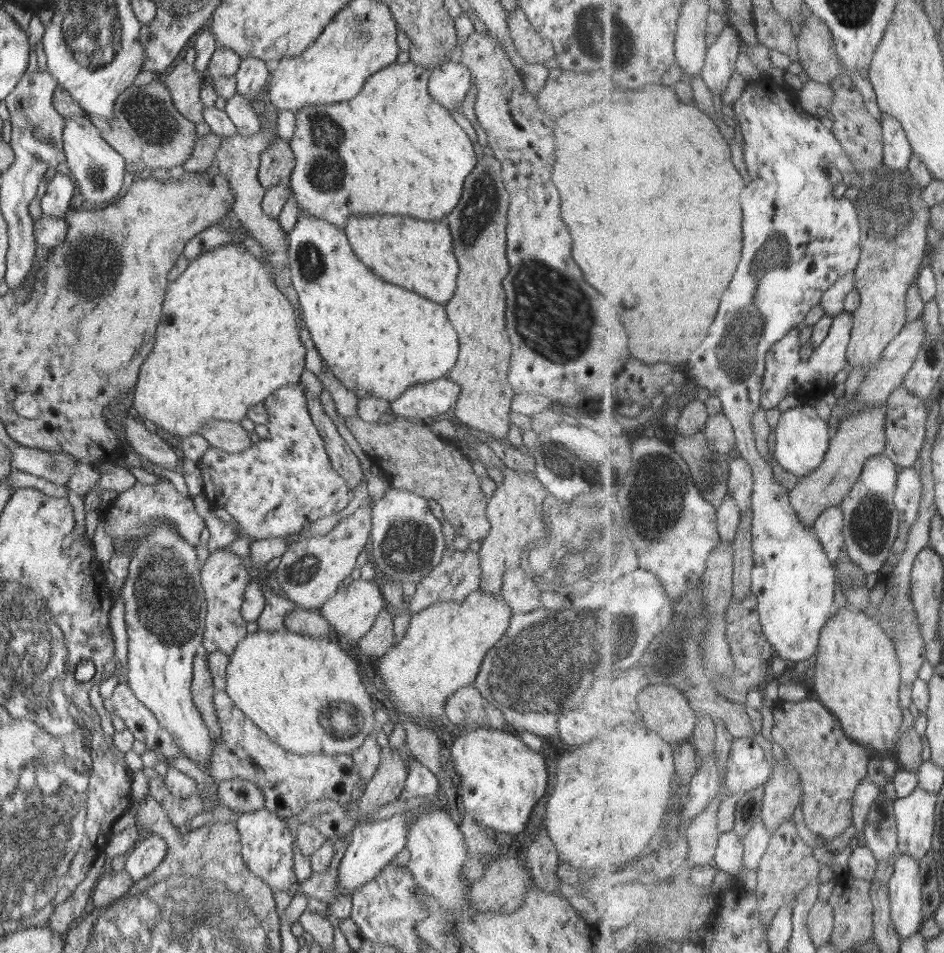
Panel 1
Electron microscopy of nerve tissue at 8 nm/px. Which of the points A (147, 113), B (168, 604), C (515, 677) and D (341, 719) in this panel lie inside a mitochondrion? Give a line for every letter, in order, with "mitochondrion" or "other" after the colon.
A: mitochondrion
B: mitochondrion
C: mitochondrion
D: mitochondrion

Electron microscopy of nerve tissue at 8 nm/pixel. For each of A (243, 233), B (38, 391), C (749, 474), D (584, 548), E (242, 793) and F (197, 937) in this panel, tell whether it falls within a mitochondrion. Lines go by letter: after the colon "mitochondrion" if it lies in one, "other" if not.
A: other
B: other
C: other
D: mitochondrion
E: other
F: mitochondrion

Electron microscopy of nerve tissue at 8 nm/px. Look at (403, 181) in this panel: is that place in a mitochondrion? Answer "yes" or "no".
no

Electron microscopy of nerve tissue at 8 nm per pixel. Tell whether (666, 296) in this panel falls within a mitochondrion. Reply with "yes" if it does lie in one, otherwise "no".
no

